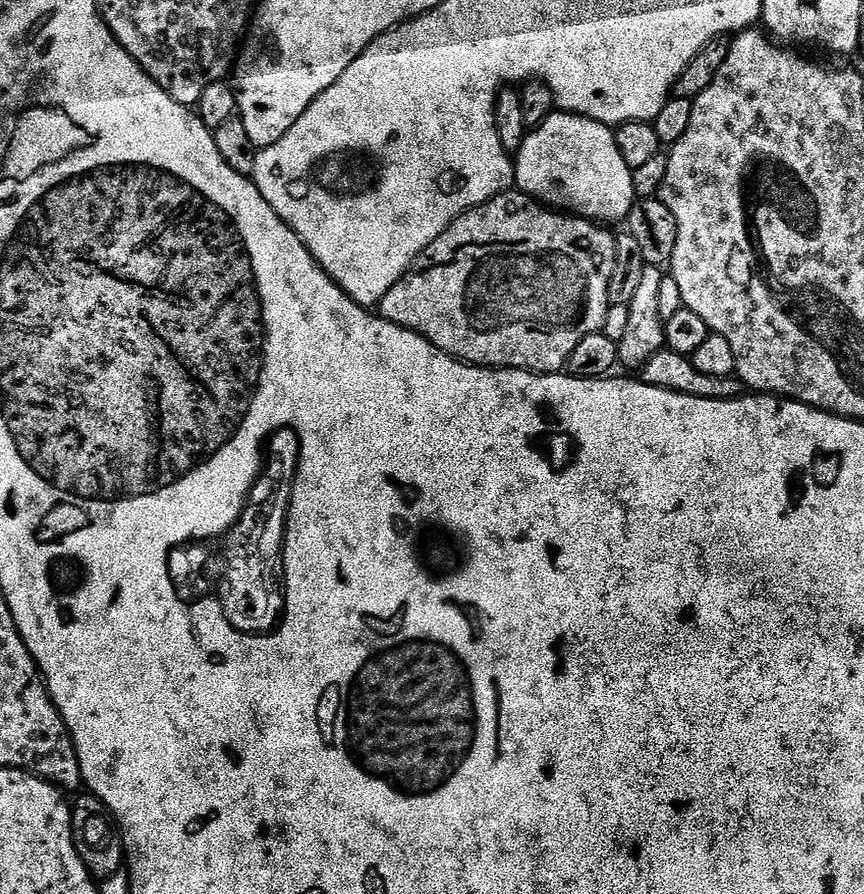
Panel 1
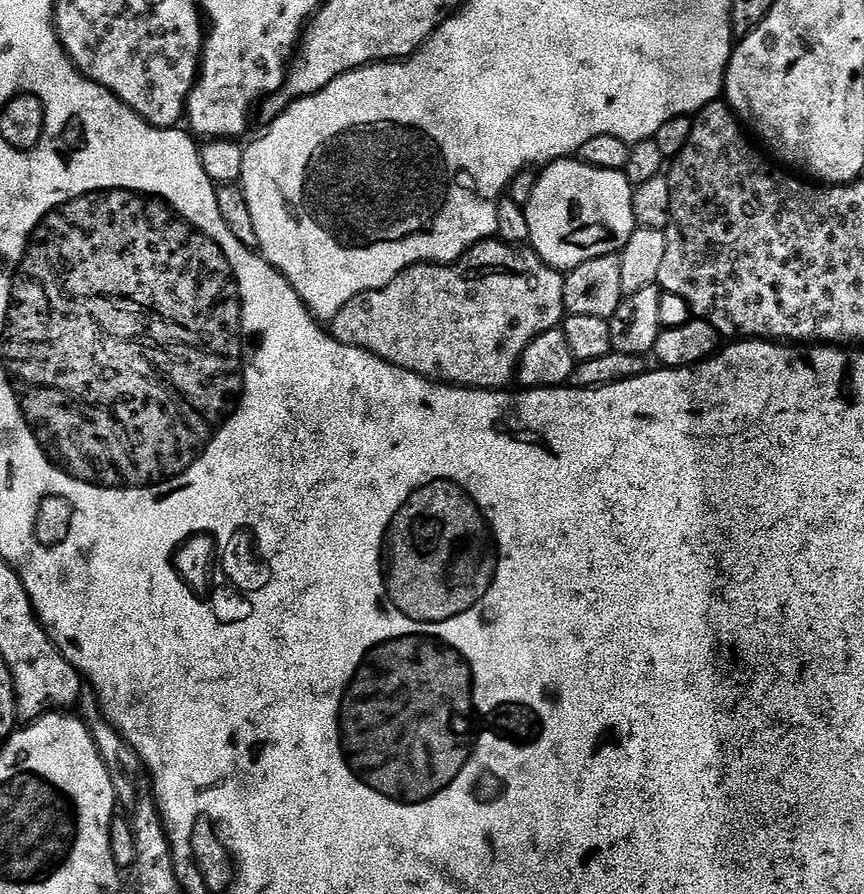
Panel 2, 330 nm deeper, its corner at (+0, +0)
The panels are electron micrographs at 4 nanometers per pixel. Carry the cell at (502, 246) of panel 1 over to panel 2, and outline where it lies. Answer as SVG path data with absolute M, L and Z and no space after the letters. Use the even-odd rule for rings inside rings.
M499 238L483 240L453 264L412 264L384 288L350 298L334 314L330 335L438 384L500 390L515 373L526 346L550 329L561 327L566 316L564 278L561 269L549 266L531 247L513 246Z

